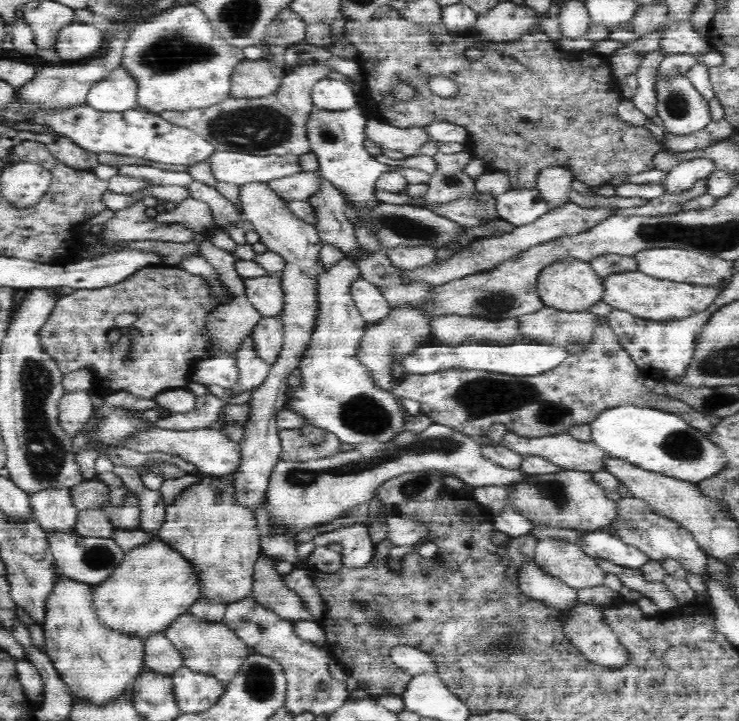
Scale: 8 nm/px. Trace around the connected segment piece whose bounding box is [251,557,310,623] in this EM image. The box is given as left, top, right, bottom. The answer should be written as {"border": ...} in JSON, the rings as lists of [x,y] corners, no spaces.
{"border":[[[259,557],[254,565],[251,592],[253,599],[278,619],[284,621],[310,620],[308,609],[302,606],[300,599],[288,591],[282,583],[282,576],[274,573],[273,560]]]}

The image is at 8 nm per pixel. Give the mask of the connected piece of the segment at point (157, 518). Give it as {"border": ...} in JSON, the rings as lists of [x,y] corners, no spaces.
{"border":[[[116,465],[113,473],[122,478],[123,486],[128,487],[130,496],[136,499],[136,505],[140,511],[136,528],[142,533],[158,536],[167,505],[161,493],[146,487],[132,467]]]}

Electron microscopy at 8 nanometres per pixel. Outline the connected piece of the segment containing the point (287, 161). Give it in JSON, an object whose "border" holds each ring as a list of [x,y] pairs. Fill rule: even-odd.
{"border":[[[216,151],[209,157],[217,180],[234,184],[268,182],[305,173],[300,154],[248,154],[236,151]]]}

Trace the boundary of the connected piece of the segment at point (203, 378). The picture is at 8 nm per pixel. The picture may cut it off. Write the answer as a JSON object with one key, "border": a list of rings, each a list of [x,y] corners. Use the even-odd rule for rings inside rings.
{"border":[[[212,356],[195,361],[187,378],[201,385],[219,384],[226,389],[238,378],[236,361],[235,356]]]}

